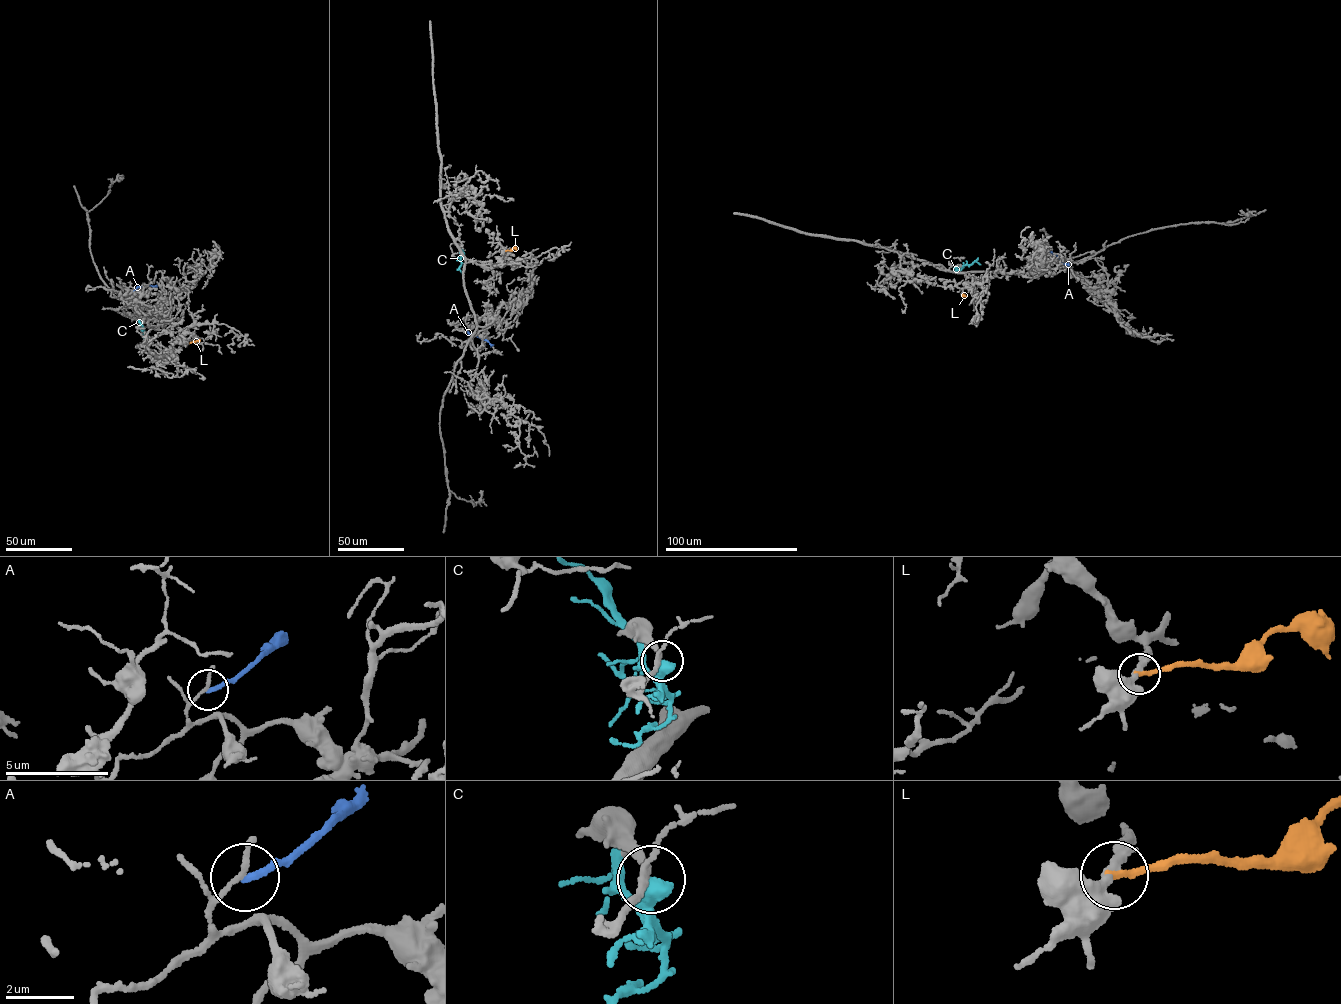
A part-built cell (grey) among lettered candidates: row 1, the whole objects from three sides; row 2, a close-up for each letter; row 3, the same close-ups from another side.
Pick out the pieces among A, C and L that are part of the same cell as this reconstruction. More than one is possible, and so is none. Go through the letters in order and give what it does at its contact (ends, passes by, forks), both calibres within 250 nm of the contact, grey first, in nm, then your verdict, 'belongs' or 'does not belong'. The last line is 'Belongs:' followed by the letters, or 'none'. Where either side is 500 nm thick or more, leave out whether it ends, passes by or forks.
A: it ends; calibres 180 and 190 nm; does not belong
C: calibres 180 and 650 nm; does not belong
L: it ends; calibres 320 and 190 nm; does not belong
Belongs: none

